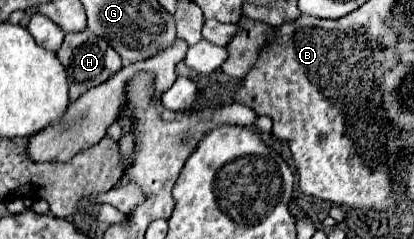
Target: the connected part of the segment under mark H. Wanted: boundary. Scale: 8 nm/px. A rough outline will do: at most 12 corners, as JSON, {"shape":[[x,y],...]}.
{"shape":[[91,30],[65,34],[57,58],[71,102],[123,68]]}

